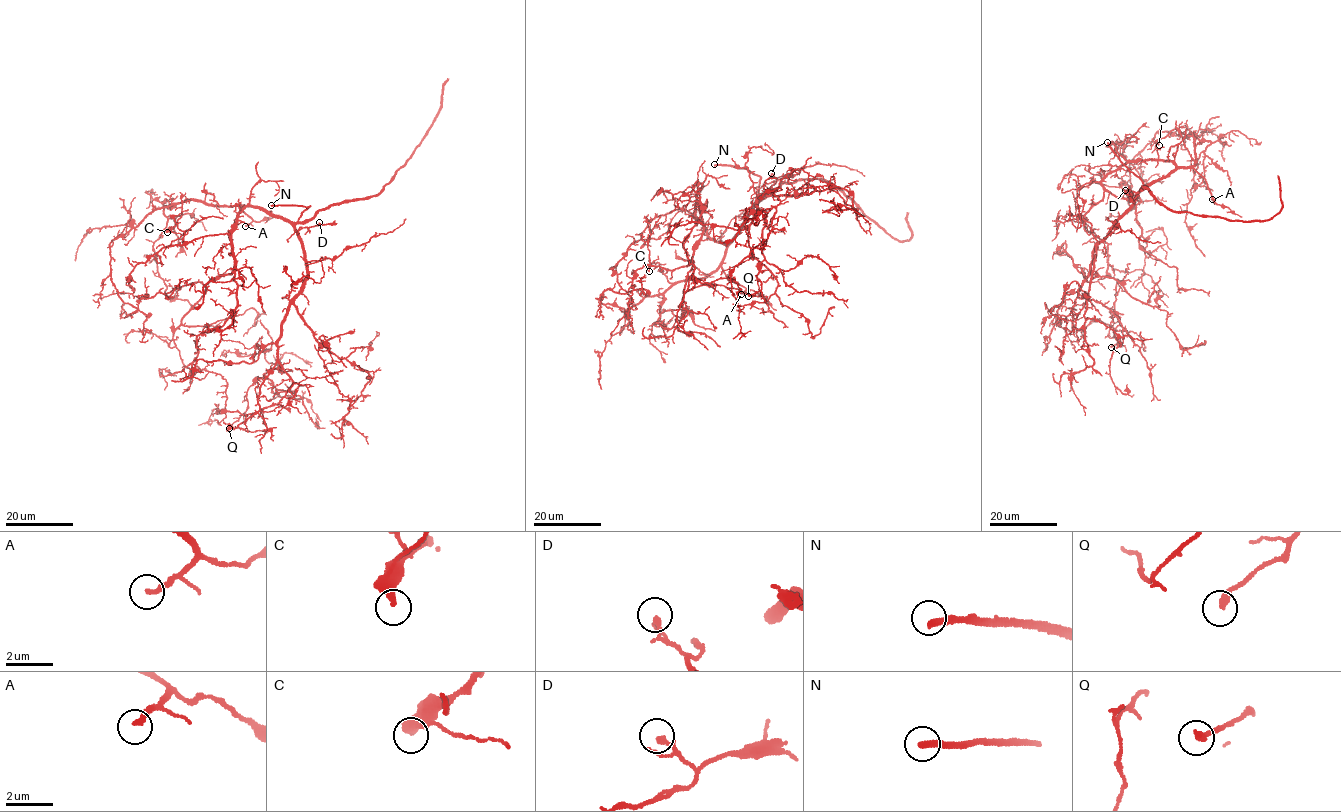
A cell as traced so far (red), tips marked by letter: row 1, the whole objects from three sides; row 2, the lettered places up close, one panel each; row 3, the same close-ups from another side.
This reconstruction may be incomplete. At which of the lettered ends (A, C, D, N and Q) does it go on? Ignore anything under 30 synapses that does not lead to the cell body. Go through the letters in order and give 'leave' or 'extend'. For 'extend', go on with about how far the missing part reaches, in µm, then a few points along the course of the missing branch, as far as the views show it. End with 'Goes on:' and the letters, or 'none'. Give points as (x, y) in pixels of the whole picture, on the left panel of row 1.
A: extend | 50 µm | (245, 226), (242, 234), (248, 237), (283, 241), (287, 237), (318, 229), (316, 237), (319, 237)
C: leave
D: leave
N: extend | 40 µm | (271, 205), (255, 208), (249, 215), (276, 219), (273, 237), (279, 249), (259, 240)
Q: leave
Goes on: A, N

